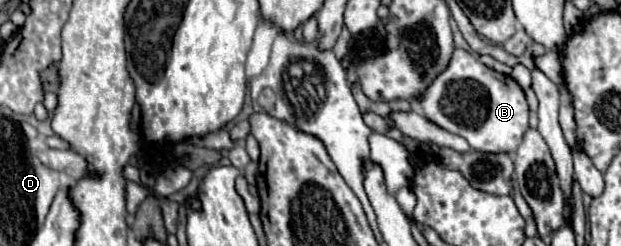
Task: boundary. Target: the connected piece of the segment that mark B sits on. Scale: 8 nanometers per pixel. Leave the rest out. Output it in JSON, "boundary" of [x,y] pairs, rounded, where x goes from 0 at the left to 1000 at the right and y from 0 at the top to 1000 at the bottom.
{"boundary":[[[752,203],[729,211],[720,285],[713,285],[713,301],[707,301],[707,317],[700,317],[681,382],[675,382],[671,423],[691,496],[726,545],[746,553],[768,618],[829,626],[842,545],[852,520],[849,398],[839,350],[826,317],[807,309],[784,276]]]}

